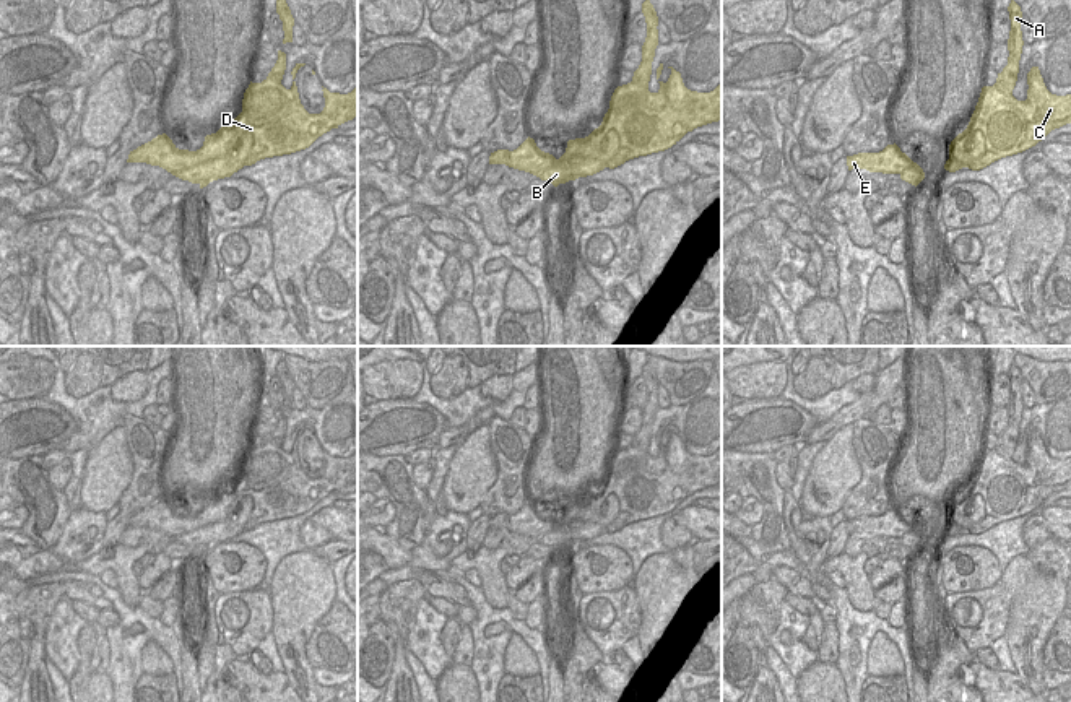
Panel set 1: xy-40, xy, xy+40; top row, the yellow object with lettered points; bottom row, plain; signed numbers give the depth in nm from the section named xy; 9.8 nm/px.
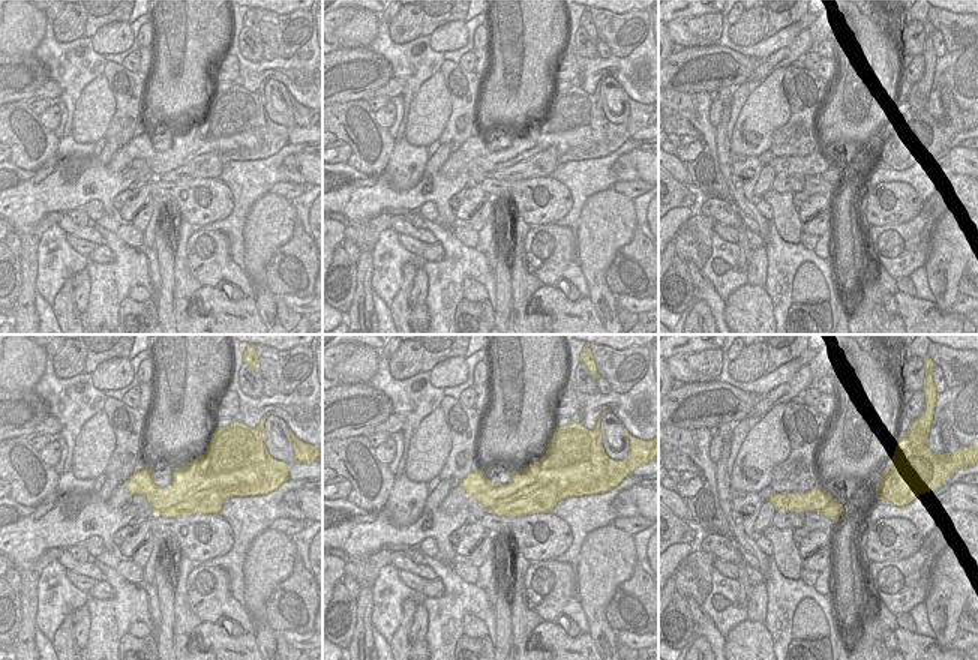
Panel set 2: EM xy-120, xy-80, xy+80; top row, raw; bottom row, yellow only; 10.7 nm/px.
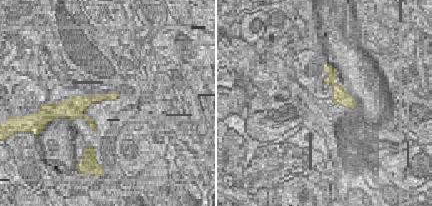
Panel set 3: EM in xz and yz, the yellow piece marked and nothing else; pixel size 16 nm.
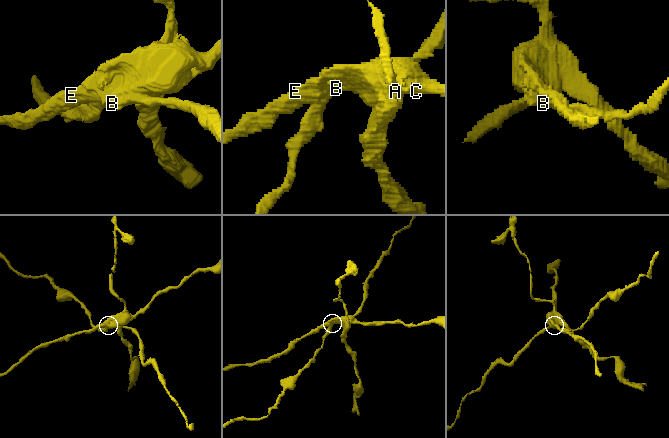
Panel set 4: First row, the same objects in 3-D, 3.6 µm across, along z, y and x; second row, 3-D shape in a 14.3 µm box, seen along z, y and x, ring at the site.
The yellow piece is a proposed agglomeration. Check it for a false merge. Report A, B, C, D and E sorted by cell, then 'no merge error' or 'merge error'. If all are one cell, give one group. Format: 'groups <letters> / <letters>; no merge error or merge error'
groups A C D E / B; merge error

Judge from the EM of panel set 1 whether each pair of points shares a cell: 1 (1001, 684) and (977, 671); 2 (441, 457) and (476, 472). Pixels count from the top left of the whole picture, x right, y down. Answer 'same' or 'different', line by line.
1: same
2: different

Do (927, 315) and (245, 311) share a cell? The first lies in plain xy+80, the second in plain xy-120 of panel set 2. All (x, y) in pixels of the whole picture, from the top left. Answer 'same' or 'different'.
same

